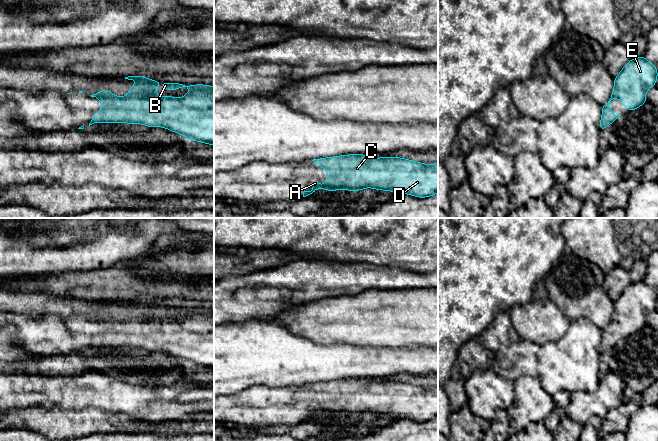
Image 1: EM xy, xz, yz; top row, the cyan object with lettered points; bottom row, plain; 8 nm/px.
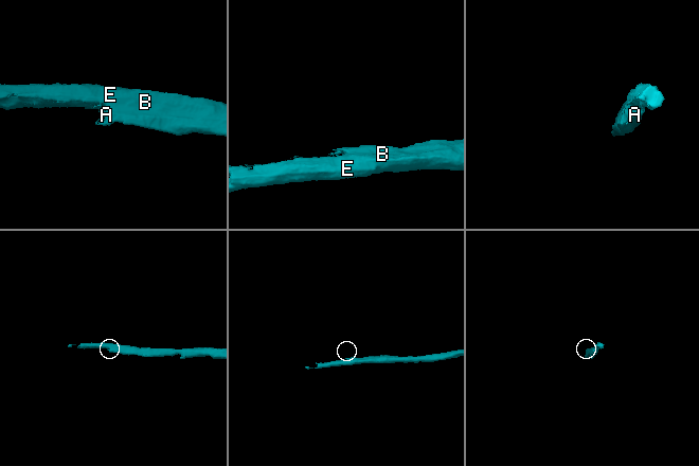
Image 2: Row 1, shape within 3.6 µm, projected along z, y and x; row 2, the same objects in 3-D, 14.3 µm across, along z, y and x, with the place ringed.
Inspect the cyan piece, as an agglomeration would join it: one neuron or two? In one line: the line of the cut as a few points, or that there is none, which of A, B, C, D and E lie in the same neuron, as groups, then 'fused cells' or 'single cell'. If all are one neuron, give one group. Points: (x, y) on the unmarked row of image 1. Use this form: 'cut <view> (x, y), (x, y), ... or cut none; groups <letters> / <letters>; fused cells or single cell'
cut none; groups A B C D E; single cell

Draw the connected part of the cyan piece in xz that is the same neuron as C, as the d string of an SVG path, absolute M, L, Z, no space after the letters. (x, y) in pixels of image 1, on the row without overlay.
M364 378L312 385L327 394L327 405L320 409L314 404L312 414L304 415L303 421L317 413L360 415L372 412L420 422L431 421L438 416L438 387L423 388L400 381L373 382Z

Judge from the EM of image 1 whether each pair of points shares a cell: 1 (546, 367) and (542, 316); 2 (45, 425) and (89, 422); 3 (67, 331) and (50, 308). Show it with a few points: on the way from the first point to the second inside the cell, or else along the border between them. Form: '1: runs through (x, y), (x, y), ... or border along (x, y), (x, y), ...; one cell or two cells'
1: border along (565, 332), (559, 339), (547, 341), (540, 346); two cells
2: runs through (56, 423), (78, 423); one cell
3: border along (32, 316), (57, 315), (67, 318); two cells

